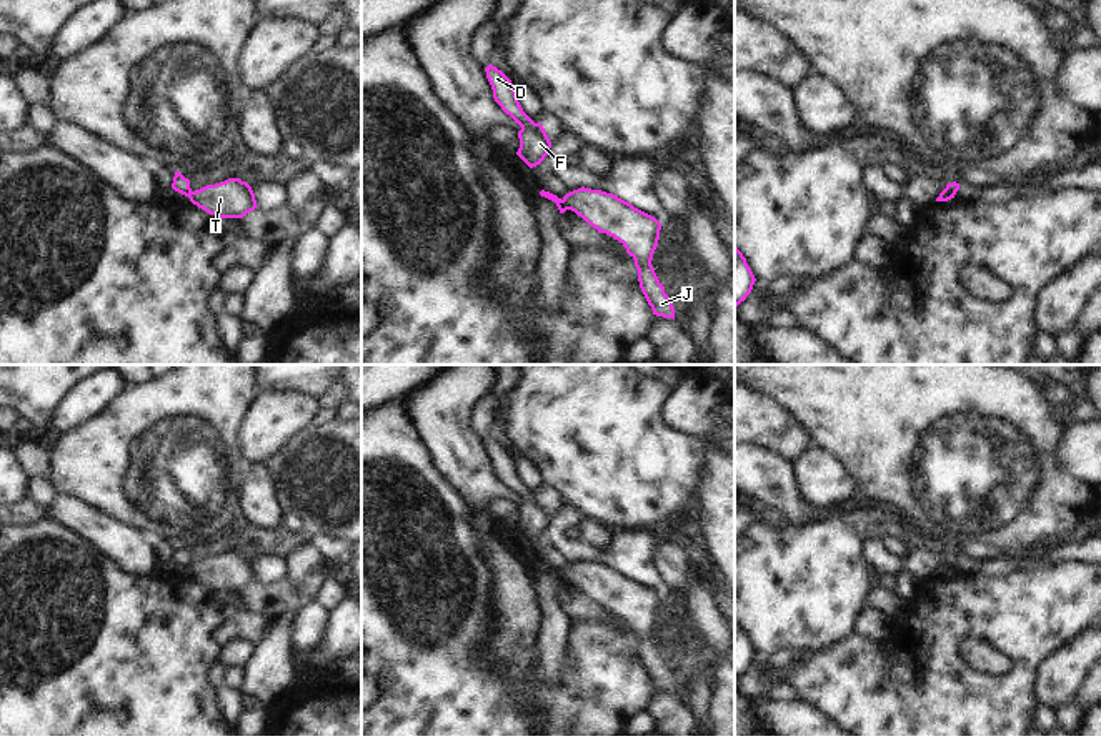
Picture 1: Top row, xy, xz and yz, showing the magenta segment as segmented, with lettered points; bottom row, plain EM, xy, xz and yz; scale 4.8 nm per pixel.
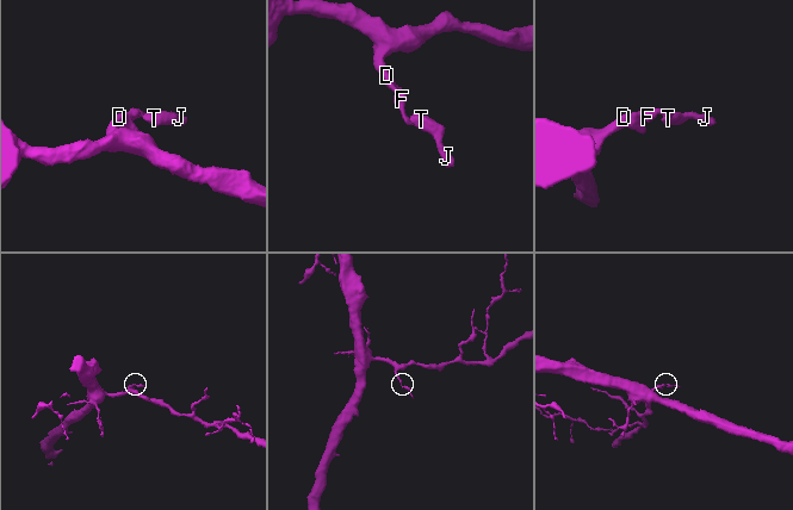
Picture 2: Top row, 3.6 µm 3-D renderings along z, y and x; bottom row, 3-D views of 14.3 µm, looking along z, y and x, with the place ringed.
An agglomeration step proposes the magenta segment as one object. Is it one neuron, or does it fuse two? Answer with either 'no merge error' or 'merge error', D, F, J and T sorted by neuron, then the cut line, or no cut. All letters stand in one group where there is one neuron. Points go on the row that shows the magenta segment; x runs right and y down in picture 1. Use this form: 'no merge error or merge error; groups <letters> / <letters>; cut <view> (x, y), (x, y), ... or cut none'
merge error; groups D F / J T; cut xz (562, 200), (568, 208)

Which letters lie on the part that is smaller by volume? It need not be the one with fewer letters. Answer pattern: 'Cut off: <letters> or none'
Cut off: J, T

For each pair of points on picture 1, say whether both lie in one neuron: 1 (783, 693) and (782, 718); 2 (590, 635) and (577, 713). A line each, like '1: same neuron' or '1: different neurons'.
1: different neurons
2: same neuron

